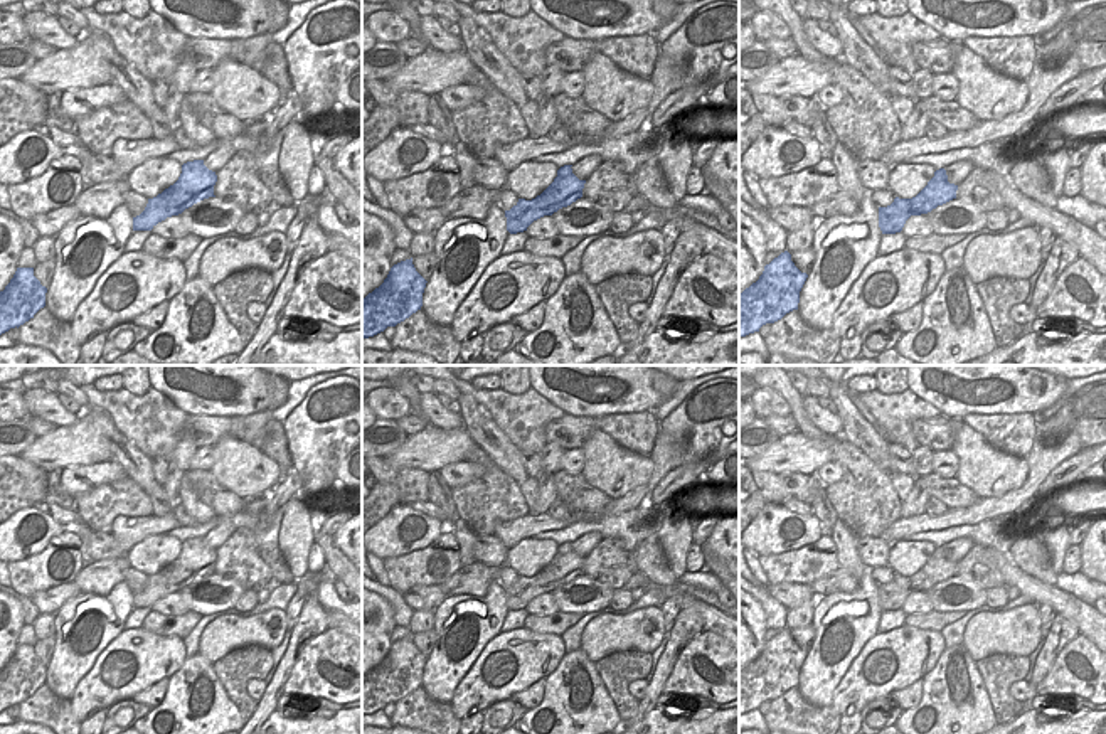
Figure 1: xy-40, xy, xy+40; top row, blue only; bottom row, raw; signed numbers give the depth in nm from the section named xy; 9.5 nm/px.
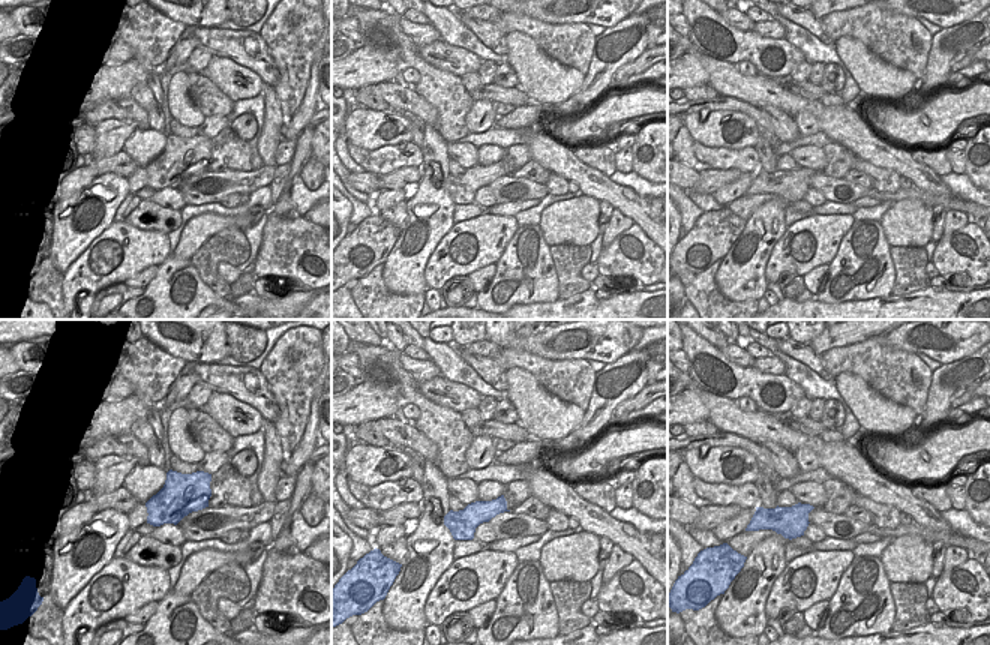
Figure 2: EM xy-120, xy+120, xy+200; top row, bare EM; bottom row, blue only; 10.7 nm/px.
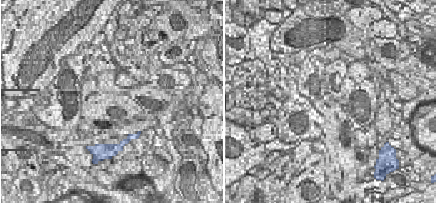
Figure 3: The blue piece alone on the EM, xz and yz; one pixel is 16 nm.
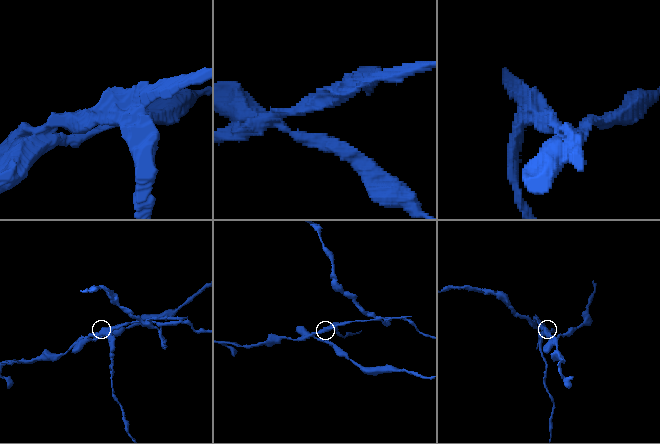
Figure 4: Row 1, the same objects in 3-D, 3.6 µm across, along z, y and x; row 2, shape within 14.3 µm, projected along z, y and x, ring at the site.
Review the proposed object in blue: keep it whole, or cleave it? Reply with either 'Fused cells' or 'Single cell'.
Fused cells.

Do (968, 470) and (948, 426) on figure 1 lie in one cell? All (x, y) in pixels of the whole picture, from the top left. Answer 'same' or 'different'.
different

